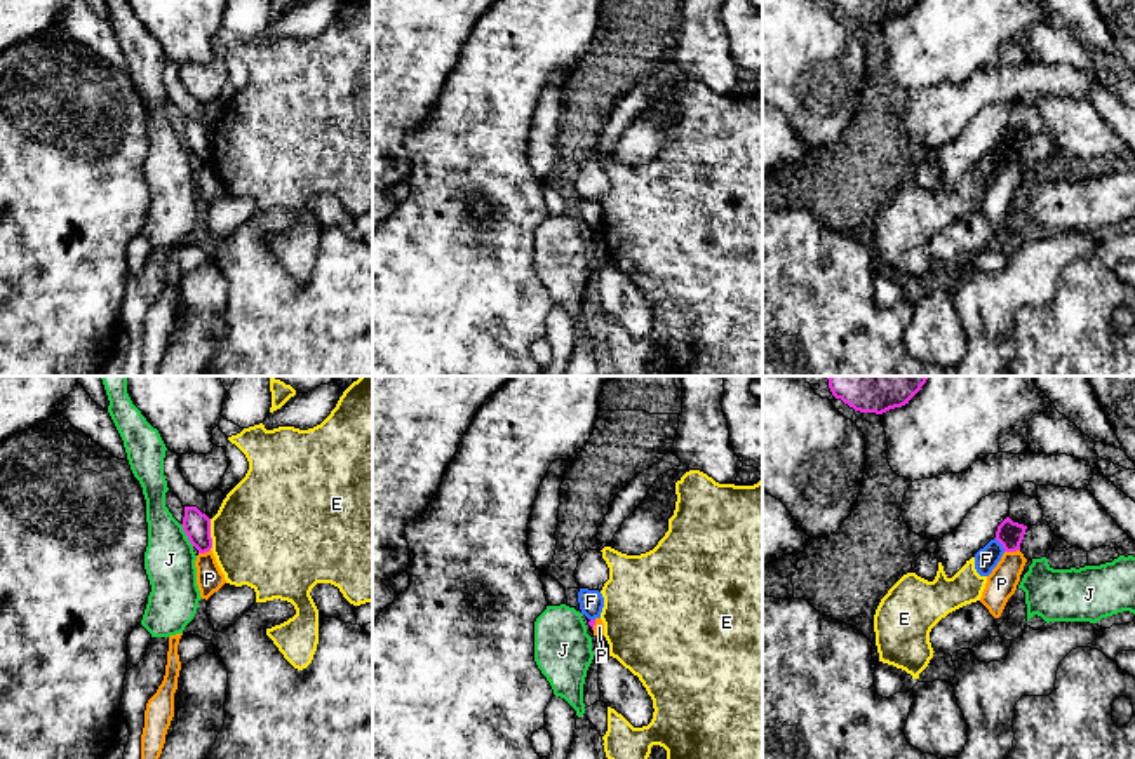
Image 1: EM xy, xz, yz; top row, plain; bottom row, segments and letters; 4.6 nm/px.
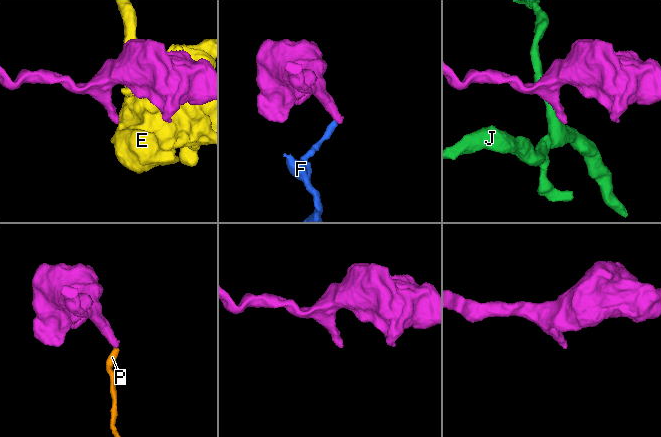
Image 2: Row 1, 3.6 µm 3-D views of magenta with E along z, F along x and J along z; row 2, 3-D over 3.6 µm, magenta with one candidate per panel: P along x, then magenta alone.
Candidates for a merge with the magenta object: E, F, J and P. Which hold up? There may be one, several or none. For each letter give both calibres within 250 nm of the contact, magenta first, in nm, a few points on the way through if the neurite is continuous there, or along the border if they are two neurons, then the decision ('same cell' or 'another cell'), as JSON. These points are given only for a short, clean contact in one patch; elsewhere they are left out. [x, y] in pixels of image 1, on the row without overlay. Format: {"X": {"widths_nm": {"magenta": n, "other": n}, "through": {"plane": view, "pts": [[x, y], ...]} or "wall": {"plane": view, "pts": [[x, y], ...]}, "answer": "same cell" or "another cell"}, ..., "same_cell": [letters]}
{"E": {"widths_nm": {"magenta": 130, "other": 480}, "answer": "another cell"}, "F": {"widths_nm": {"magenta": 120, "other": 110}, "wall": {"plane": "yz", "pts": [[994, 148], [1005, 161]]}, "answer": "another cell"}, "J": {"widths_nm": {"magenta": 130, "other": 240}, "wall": {"plane": "xy", "pts": [[180, 134], [194, 155]]}, "answer": "another cell"}, "P": {"widths_nm": {"magenta": 120, "other": 140}, "wall": {"plane": "yz", "pts": [[1019, 159], [1005, 162]]}, "answer": "another cell"}, "same_cell": []}

